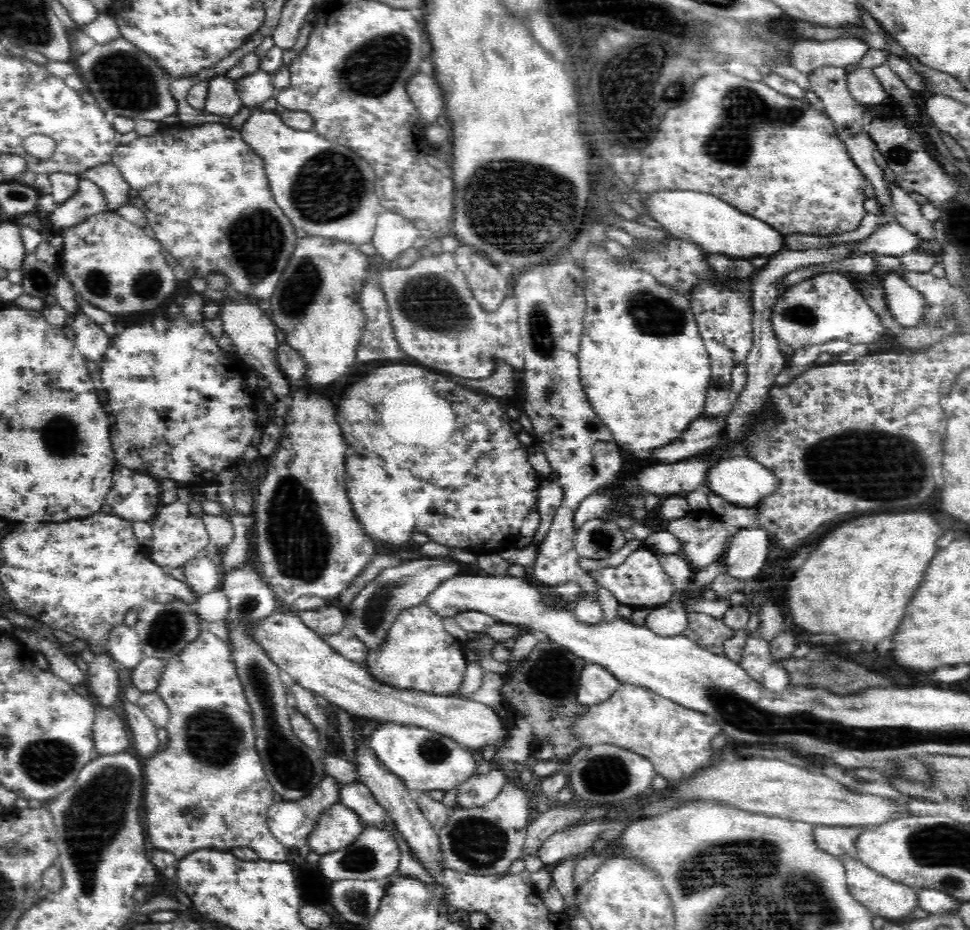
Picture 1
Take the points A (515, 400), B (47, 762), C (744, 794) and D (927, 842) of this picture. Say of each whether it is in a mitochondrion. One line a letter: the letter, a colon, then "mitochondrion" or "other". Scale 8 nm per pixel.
A: other
B: mitochondrion
C: other
D: mitochondrion

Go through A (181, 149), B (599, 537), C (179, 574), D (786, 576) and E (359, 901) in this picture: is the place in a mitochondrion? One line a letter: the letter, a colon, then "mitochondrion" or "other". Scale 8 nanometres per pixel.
A: other
B: mitochondrion
C: other
D: other
E: mitochondrion

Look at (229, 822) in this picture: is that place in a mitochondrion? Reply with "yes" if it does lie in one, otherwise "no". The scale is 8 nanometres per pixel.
no

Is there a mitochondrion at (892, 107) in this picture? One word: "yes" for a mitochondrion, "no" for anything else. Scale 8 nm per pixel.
no

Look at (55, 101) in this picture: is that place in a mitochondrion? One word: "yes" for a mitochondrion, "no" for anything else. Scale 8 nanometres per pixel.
no

